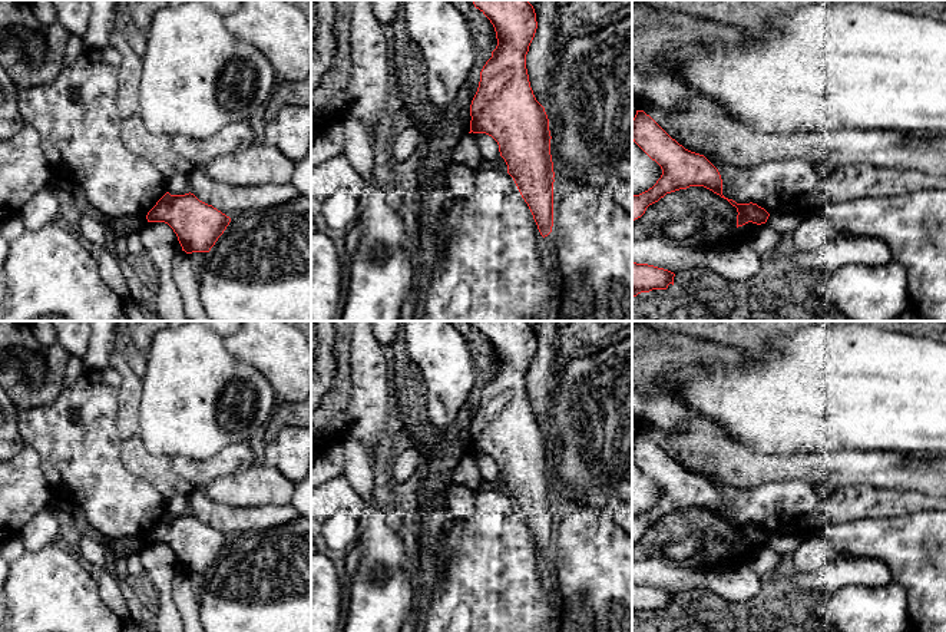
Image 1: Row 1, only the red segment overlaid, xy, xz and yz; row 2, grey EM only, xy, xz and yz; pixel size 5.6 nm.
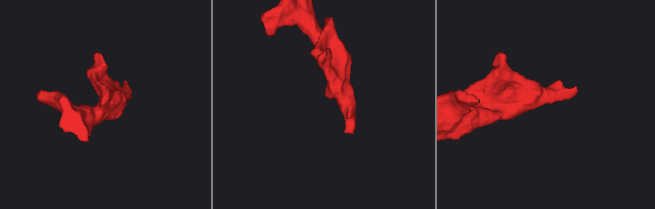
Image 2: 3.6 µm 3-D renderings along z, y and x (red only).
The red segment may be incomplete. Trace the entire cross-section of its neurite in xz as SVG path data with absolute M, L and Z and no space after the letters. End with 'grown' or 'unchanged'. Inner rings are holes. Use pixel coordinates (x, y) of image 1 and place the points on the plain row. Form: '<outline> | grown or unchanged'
M472 321L493 345L497 367L480 393L470 426L470 453L486 454L497 466L540 556L553 547L553 483L545 428L536 421L526 375L538 343L527 321Z | unchanged

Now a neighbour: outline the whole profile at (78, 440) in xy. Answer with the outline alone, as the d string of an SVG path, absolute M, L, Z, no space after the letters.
M113 368L85 370L77 380L64 387L49 406L17 410L17 430L24 446L32 447L40 457L42 471L50 484L53 497L70 507L80 507L87 522L109 540L133 536L146 537L166 514L168 500L145 479L132 474L120 460L123 437L118 427L118 394L122 375Z

